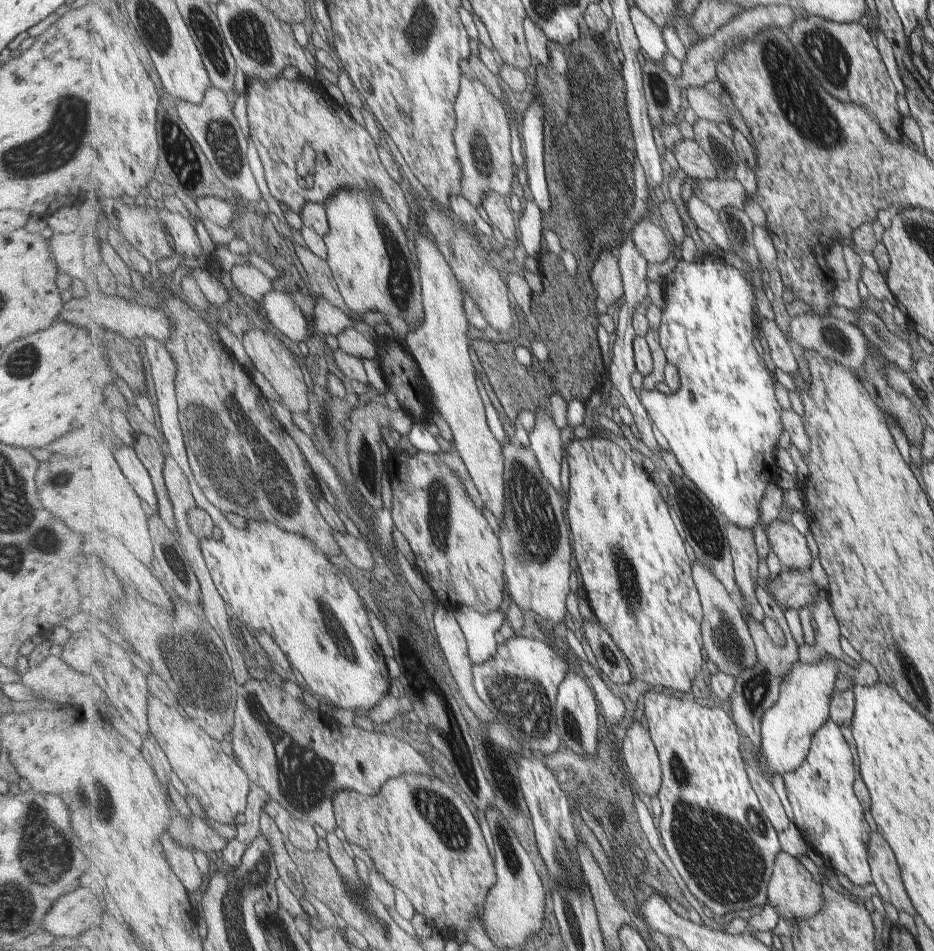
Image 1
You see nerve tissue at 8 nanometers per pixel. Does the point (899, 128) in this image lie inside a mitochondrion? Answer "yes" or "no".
no

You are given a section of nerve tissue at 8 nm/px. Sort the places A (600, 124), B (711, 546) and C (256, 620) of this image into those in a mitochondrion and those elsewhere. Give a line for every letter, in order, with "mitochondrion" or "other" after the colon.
A: mitochondrion
B: mitochondrion
C: other

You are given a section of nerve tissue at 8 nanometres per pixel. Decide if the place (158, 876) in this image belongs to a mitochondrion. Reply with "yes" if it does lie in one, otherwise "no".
no

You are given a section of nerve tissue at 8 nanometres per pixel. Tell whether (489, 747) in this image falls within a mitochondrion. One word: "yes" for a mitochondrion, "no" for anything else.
yes

